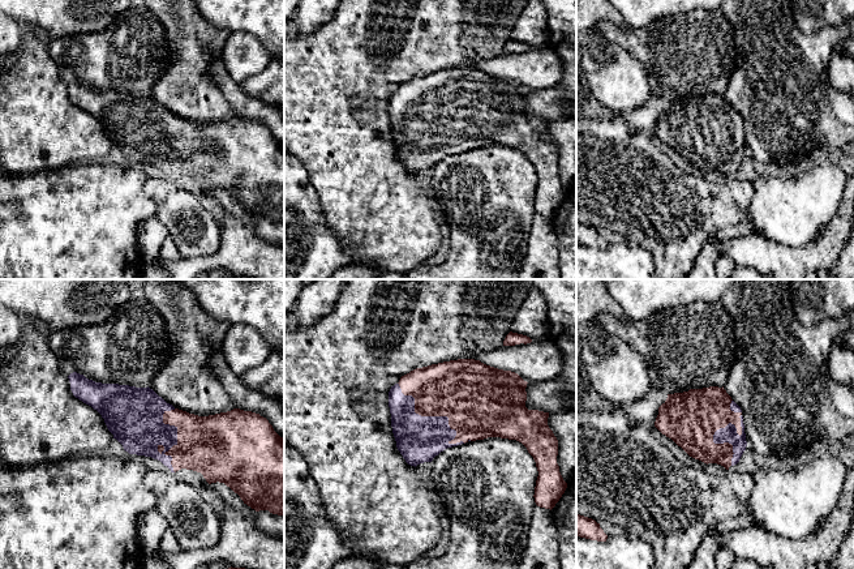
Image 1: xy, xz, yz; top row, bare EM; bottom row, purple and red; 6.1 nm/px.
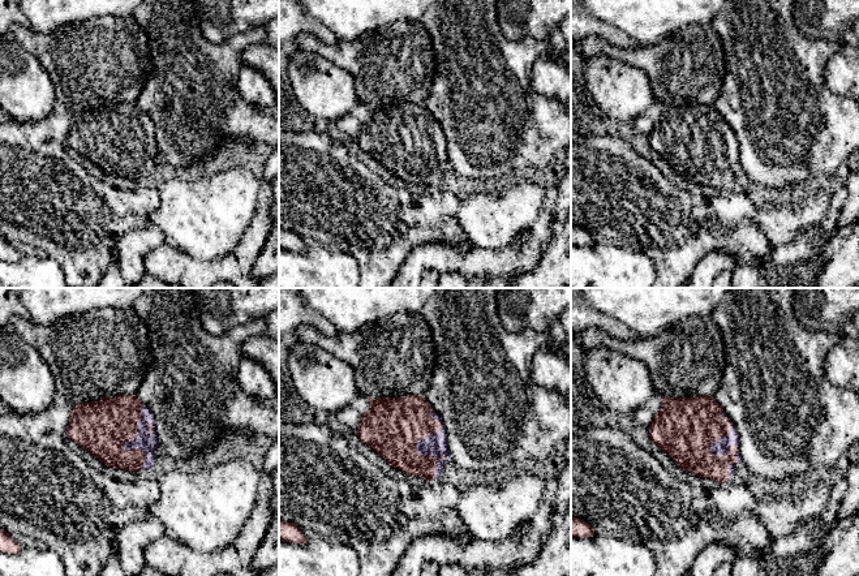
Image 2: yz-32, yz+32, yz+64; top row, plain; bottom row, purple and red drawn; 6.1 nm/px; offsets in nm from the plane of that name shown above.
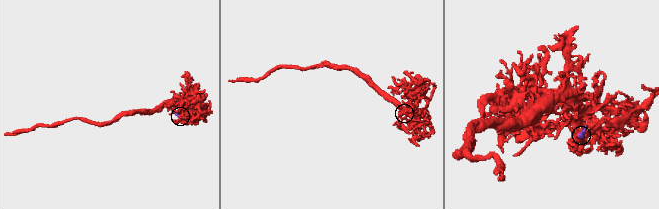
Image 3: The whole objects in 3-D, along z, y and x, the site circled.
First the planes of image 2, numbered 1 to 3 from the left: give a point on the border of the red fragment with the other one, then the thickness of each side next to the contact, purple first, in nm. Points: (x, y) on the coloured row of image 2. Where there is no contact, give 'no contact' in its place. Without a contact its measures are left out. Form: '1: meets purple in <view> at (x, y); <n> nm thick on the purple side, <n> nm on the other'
1: meets purple in yz-32 at (125, 442); 110 nm thick on the purple side, 320 nm on the other
2: meets purple in yz+32 at (416, 445); 130 nm thick on the purple side, 360 nm on the other
3: meets purple in yz+64 at (718, 439); 100 nm thick on the purple side, 380 nm on the other

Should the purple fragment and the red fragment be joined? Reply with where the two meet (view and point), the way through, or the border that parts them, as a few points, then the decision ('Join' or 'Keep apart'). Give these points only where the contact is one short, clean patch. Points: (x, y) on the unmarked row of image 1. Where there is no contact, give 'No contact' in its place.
Touches purple at yz (726, 133). Join

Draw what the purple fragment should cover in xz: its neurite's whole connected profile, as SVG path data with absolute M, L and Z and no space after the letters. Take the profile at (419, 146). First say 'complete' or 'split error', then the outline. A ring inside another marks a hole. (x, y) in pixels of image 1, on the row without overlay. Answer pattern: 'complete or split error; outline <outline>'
split error; outline M475 67L411 78L389 99L398 158L416 175L469 147L516 147L536 170L535 210L552 218L567 191L557 171L558 147L548 133L549 120L525 115L527 91L515 80Z

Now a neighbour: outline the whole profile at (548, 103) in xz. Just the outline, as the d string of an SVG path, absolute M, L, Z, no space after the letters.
M557 86L542 90L527 91L528 117L538 117L544 120L562 120L566 117L576 119L576 104L566 99Z

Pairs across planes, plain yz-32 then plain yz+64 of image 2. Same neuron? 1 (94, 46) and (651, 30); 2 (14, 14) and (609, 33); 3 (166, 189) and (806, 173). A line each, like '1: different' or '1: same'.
1: different
2: same
3: different

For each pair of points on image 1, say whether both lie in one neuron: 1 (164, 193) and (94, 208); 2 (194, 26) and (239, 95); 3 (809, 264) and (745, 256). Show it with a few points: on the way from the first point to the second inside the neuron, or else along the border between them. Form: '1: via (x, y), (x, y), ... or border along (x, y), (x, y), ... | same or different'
1: border along (147, 195), (155, 204), (157, 214) | different
2: border along (217, 56), (211, 61), (209, 75), (219, 89) | different
3: via (793, 262), (782, 262), (769, 256), (760, 256) | same

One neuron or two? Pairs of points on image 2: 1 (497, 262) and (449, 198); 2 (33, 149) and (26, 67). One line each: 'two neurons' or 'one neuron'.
1: two neurons
2: two neurons

